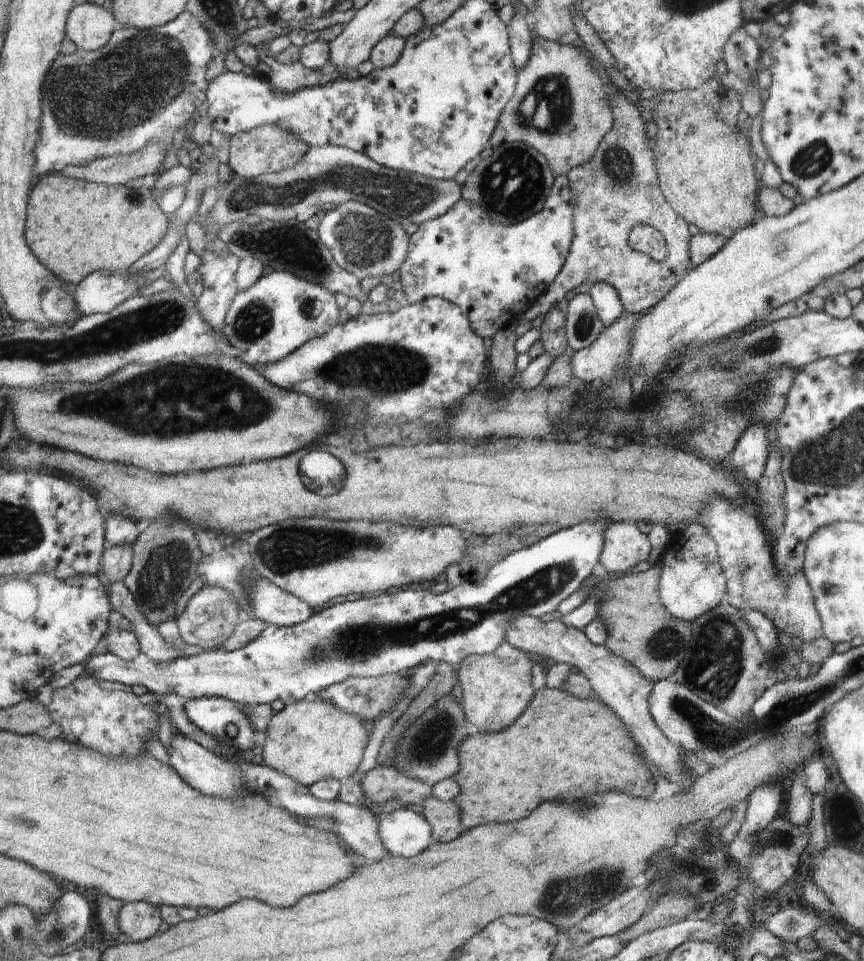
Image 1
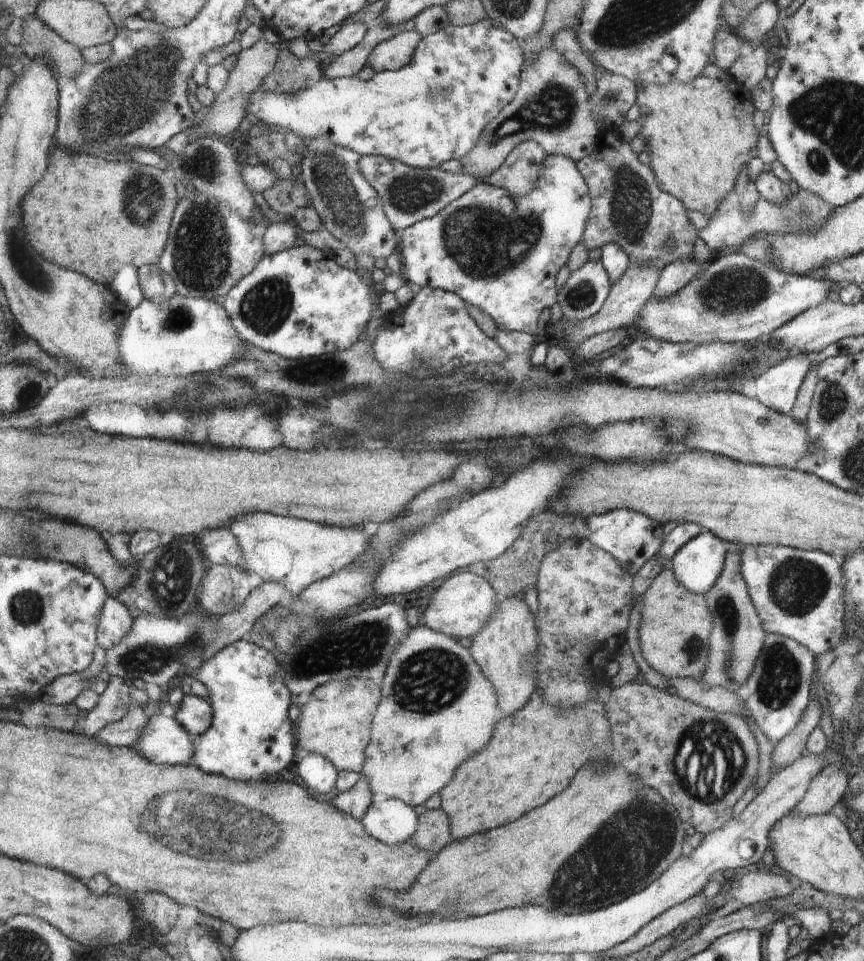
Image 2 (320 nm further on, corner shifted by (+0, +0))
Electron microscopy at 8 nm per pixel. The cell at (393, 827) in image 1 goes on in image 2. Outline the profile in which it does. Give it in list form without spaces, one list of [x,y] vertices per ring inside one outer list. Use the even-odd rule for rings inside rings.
[[[392,797],[375,798],[360,822],[374,838],[390,846],[414,845],[412,838],[419,826],[419,820],[408,803]]]

